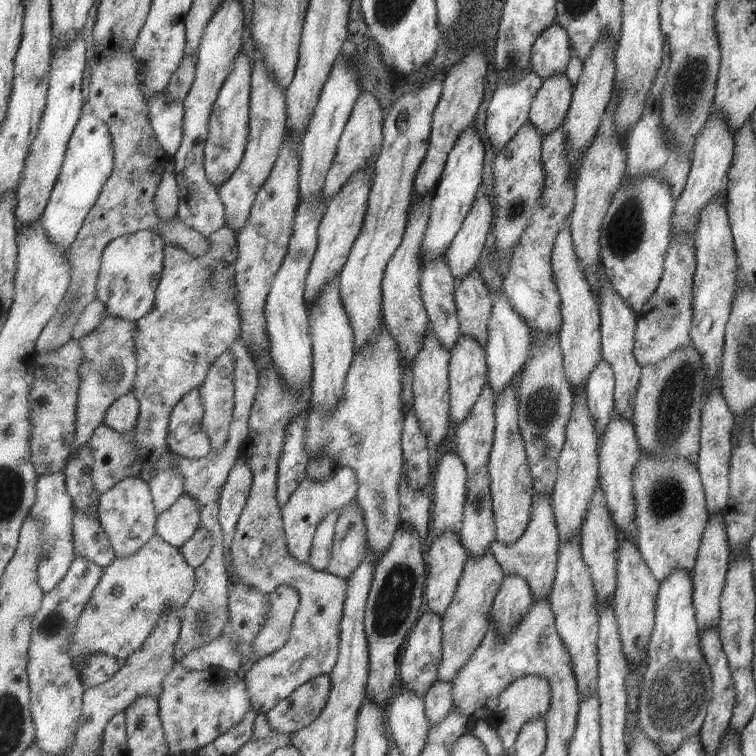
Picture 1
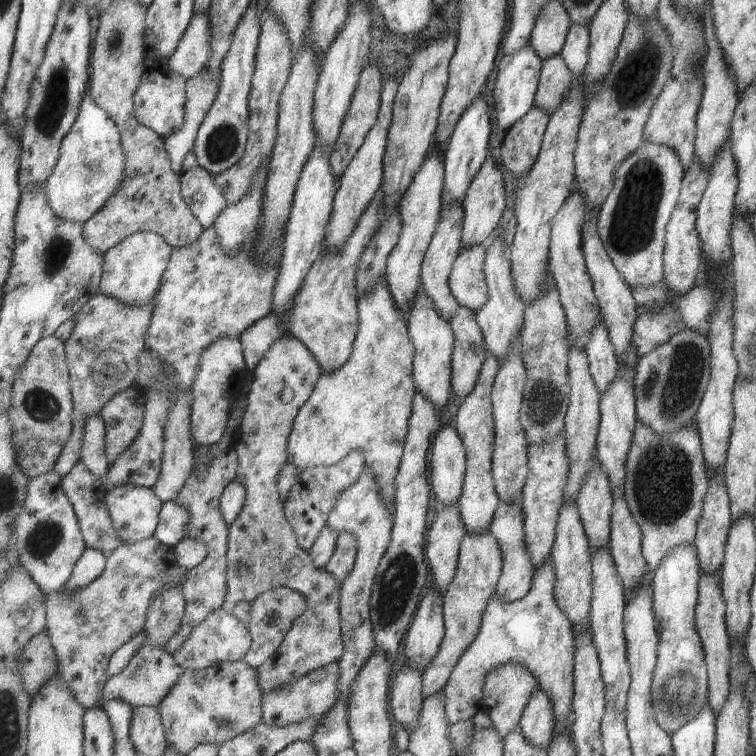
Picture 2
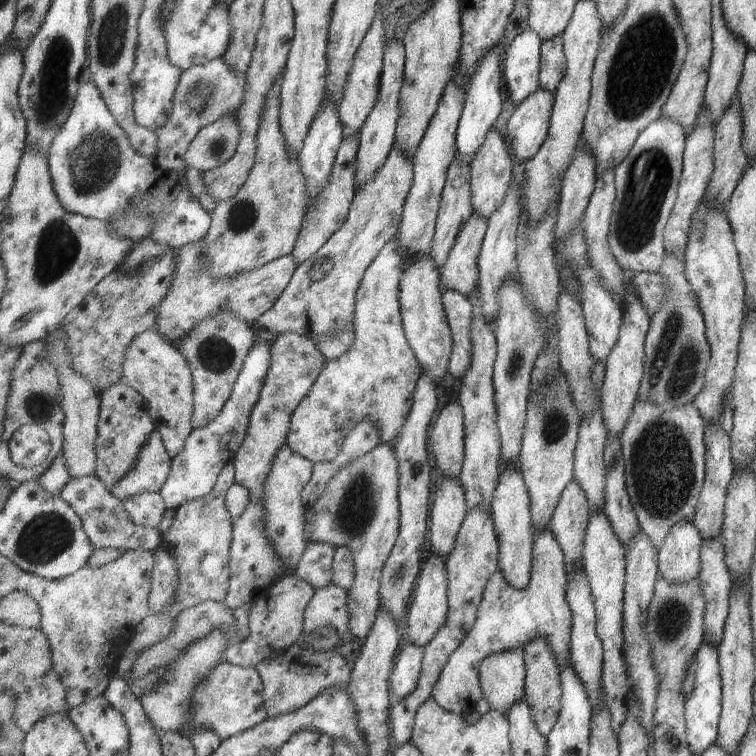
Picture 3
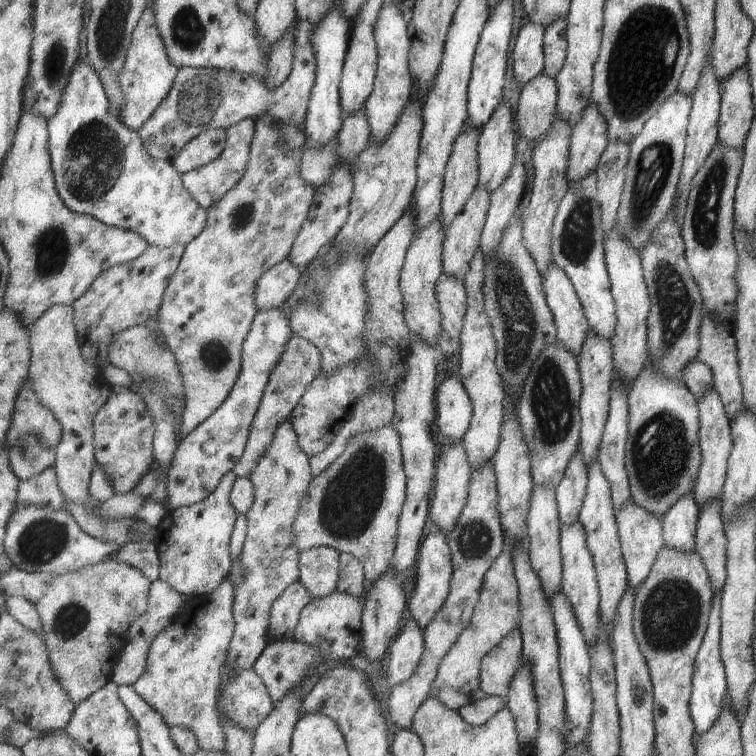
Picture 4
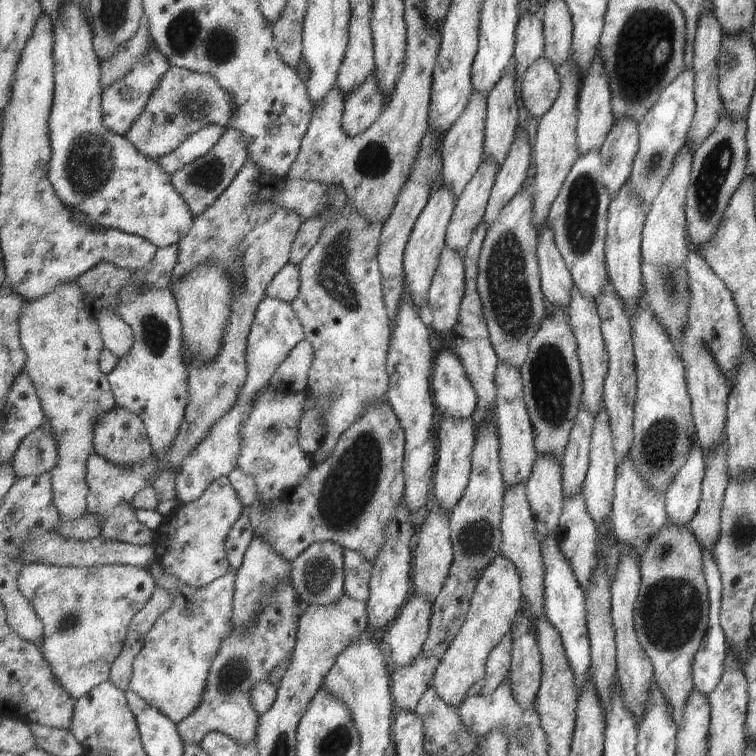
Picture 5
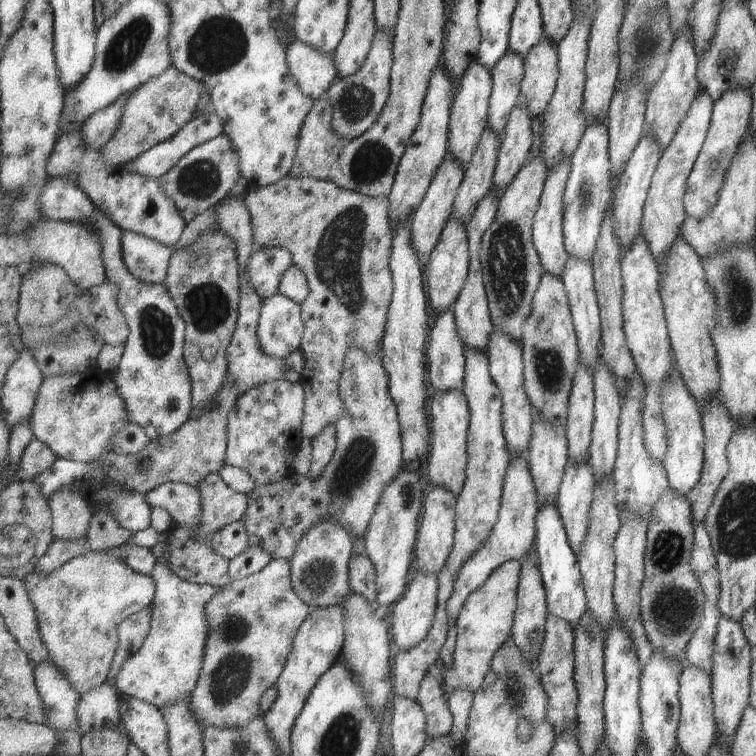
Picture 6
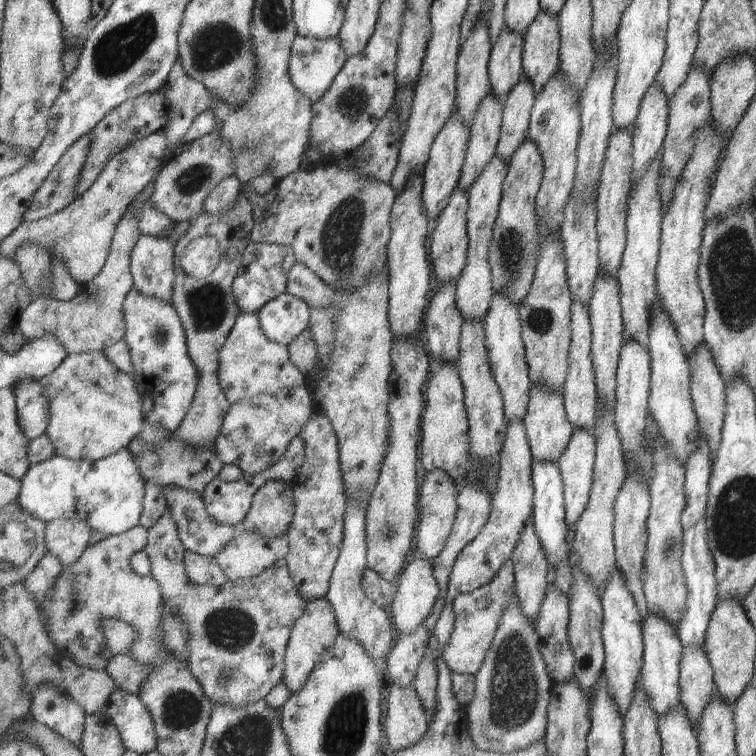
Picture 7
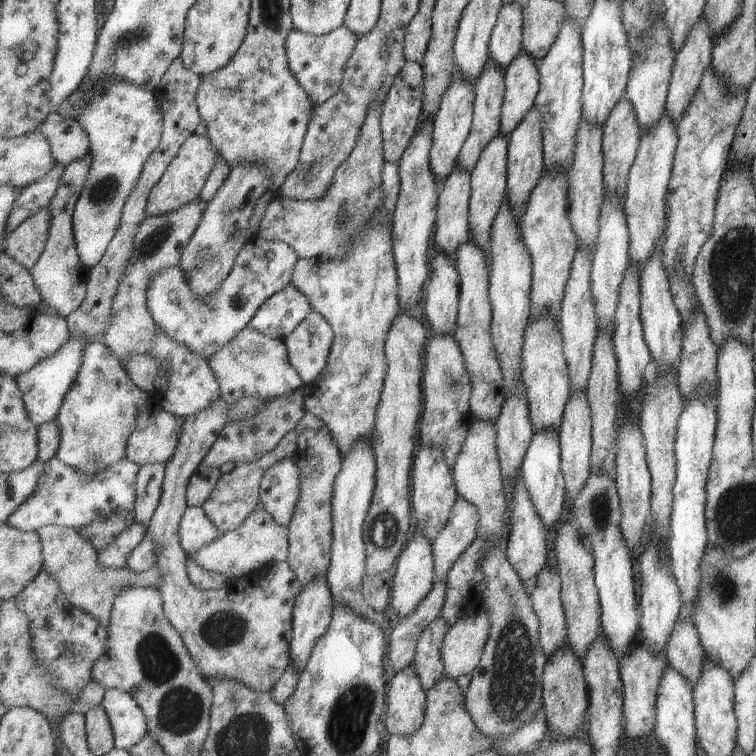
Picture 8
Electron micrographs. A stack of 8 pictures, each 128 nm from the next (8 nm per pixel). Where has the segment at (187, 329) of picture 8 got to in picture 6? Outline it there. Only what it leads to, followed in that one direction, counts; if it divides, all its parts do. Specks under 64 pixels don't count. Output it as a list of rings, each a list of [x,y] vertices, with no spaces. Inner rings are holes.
[[[122,232],[122,258],[129,273],[147,284],[166,284],[177,246],[166,246],[135,232]],[[282,247],[257,248],[247,262],[247,280],[264,301],[279,295],[285,272],[294,265],[294,255]]]

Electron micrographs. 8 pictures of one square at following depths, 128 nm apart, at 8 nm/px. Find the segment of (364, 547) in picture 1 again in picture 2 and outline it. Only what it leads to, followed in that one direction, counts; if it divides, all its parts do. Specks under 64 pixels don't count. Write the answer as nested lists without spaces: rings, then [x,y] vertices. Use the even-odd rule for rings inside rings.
[[[351,532],[338,534],[337,548],[326,569],[340,582],[354,572],[358,556],[358,538]]]

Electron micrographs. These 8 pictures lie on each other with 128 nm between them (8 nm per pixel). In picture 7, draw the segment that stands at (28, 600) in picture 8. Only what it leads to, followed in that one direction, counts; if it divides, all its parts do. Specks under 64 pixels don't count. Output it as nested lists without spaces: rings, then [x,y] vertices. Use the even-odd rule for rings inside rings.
[[[47,552],[46,556],[43,557],[42,561],[37,565],[37,568],[26,578],[28,591],[38,604],[41,613],[44,612],[42,610],[42,602],[46,601],[46,598],[54,587],[55,581],[58,580],[58,576],[61,573],[62,562],[60,558],[53,553]]]

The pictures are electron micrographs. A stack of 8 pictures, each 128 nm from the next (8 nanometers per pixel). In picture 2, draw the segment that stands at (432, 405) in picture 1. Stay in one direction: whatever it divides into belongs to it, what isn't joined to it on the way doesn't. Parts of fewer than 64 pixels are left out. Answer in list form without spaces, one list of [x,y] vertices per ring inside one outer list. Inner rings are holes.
[[[423,288],[418,291],[418,298],[412,307],[408,329],[416,350],[414,360],[416,392],[428,398],[434,404],[436,413],[441,414],[441,410],[449,404],[449,398],[453,393],[452,356],[456,340],[452,324],[435,310],[433,301],[426,295]]]

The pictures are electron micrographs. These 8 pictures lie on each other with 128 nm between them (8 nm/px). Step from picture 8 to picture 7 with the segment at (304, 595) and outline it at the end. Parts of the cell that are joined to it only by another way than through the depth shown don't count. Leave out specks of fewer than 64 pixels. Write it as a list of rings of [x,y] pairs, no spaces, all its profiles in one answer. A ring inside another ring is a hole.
[[[327,598],[309,601],[305,614],[299,618],[290,636],[286,650],[286,673],[284,683],[293,693],[298,693],[310,680],[315,666],[321,661],[326,651],[332,647],[341,634],[334,604]]]

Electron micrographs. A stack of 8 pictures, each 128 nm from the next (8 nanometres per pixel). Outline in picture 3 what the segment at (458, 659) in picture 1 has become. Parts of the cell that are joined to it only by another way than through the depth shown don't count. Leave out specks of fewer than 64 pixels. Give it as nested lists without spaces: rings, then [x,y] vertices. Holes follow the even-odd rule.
[[[484,507],[468,511],[461,532],[458,534],[458,544],[455,545],[454,552],[446,560],[446,567],[450,575],[448,584],[450,614],[447,617],[446,625],[438,632],[434,640],[423,648],[422,677],[419,679],[418,689],[403,701],[397,700],[392,705],[391,730],[395,735],[397,744],[405,745],[411,741],[418,710],[422,704],[430,700],[433,688],[435,688],[437,680],[442,677],[446,664],[462,642],[466,640],[471,630],[474,629],[479,604],[483,598],[483,590],[485,590],[490,578],[500,568],[499,553],[500,542],[492,512]]]

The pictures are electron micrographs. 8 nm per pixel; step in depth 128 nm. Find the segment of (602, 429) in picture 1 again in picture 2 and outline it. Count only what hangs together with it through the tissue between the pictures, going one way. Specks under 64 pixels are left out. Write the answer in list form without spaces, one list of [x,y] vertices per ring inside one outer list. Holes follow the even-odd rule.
[[[601,316],[600,323],[595,327],[590,338],[590,343],[586,346],[586,353],[590,362],[592,377],[594,378],[595,384],[598,386],[602,396],[611,388],[611,385],[613,385],[618,378],[620,364],[618,363],[616,350],[611,342],[610,334],[608,333],[607,327],[602,322]]]

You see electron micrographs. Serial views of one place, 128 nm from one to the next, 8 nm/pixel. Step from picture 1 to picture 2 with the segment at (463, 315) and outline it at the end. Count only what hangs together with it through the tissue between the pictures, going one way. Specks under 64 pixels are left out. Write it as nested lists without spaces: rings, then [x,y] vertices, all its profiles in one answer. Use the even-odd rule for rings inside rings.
[[[487,244],[463,247],[450,276],[450,287],[460,306],[476,314],[490,301],[485,272],[487,251]]]

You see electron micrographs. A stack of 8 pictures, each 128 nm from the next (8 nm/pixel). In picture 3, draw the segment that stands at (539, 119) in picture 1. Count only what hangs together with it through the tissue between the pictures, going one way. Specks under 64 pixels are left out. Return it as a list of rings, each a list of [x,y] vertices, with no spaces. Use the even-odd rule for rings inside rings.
[[[561,36],[545,41],[542,46],[540,86],[555,94],[559,85],[562,84],[563,77],[566,76],[567,65],[564,38]]]

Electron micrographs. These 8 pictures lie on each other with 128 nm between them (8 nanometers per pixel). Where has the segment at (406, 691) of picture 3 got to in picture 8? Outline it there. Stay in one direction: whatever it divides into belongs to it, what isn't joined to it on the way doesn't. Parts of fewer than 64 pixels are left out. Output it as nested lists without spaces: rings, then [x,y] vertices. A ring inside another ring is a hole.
[[[417,529],[415,538],[412,539],[409,546],[403,549],[399,557],[399,564],[396,566],[394,576],[395,586],[392,590],[391,604],[401,620],[416,612],[419,605],[422,604],[423,600],[434,589],[435,577],[435,560],[432,542]]]

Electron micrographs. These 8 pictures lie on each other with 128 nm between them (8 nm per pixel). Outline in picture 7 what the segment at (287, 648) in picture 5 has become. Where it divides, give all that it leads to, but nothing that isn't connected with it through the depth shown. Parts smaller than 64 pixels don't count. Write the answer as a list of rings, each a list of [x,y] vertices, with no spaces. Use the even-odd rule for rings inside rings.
[[[170,506],[166,513],[155,523],[153,528],[149,529],[149,542],[147,554],[149,555],[149,565],[152,576],[162,586],[162,595],[165,603],[172,606],[172,609],[178,614],[178,617],[184,622],[188,628],[188,645],[189,652],[189,667],[195,678],[202,684],[205,694],[211,699],[215,705],[232,705],[235,709],[245,709],[249,705],[254,705],[259,701],[265,700],[266,696],[278,685],[284,682],[284,674],[286,673],[286,650],[290,644],[290,636],[299,618],[305,614],[308,602],[302,597],[298,586],[294,583],[294,578],[288,569],[286,559],[278,560],[271,568],[267,568],[265,572],[258,574],[255,578],[239,579],[238,581],[227,581],[222,587],[211,585],[192,585],[189,582],[189,577],[185,574],[185,549],[181,535],[178,531],[178,522],[175,522],[174,516],[170,511]]]

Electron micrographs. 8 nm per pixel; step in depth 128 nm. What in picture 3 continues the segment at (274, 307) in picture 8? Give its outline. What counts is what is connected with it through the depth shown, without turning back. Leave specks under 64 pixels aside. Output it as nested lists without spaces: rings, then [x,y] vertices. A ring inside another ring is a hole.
[[[255,343],[254,348],[251,349],[249,356],[246,358],[242,373],[235,383],[230,401],[227,402],[226,408],[222,410],[219,418],[216,418],[206,427],[194,429],[194,432],[187,439],[184,451],[172,459],[170,477],[160,492],[168,510],[177,510],[188,500],[203,498],[211,494],[223,467],[227,463],[234,462],[236,454],[245,440],[253,409],[259,400],[261,389],[271,366],[272,344]]]

